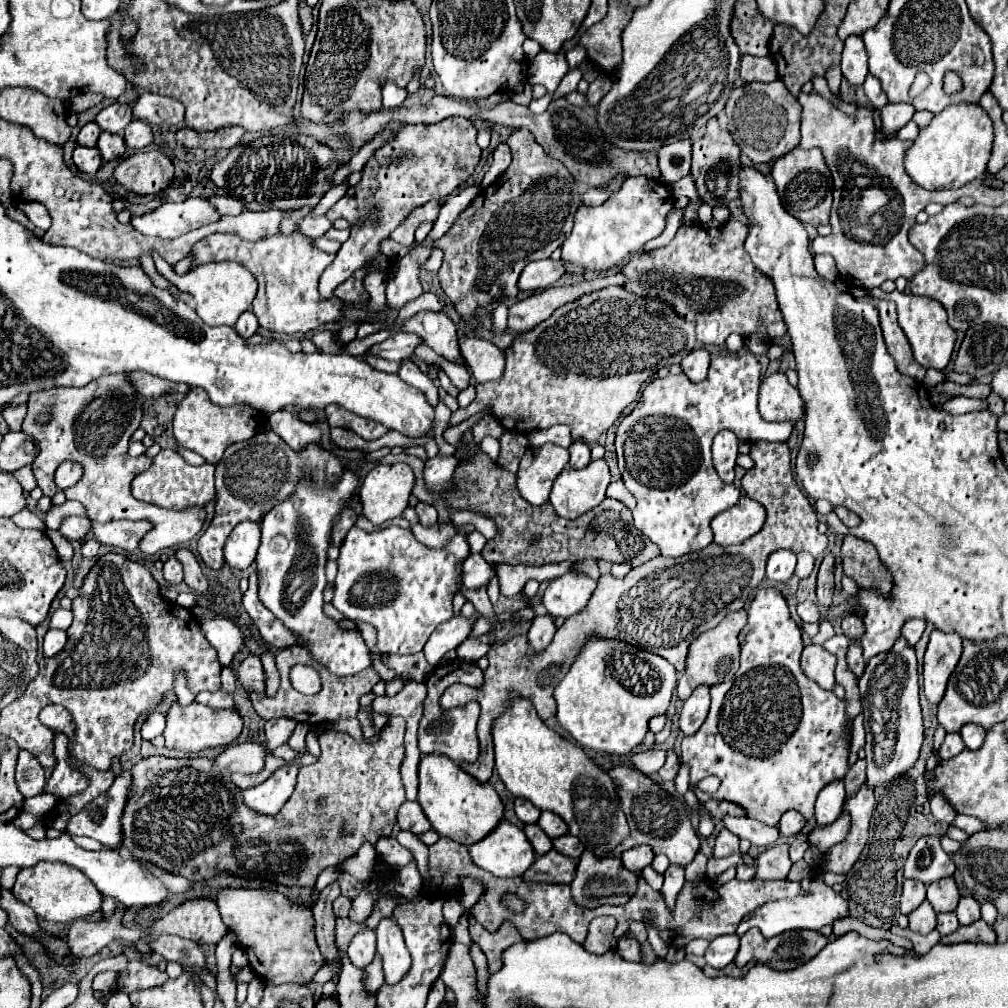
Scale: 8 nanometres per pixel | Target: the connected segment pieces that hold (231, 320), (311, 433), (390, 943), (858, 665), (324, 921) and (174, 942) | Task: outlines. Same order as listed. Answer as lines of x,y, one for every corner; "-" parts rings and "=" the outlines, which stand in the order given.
155,250
151,255
159,274
195,298
195,312
199,314
199,318
205,324
209,324
209,326
219,326
219,324
235,326
235,330
241,338
251,338
257,332
259,322
257,322
255,314
245,312
251,308
251,302
257,294
257,280
251,276
251,272
245,266
241,266
237,262
211,262
211,264
201,264
201,266
193,268
185,276
179,276
=
279,410
269,416
269,428
279,434
295,452
303,452
307,444
321,446
321,430
315,424
301,422
289,410
=
383,918
377,926
377,952
383,958
385,984
397,984
409,970
411,956
405,946
401,928
393,918
=
851,640
849,642
849,648
847,648
847,664
857,674
857,678
861,678
861,672
865,670
865,660
861,656
861,644
859,644
859,640
=
339,882
329,884
325,890
321,890
317,904
313,906
315,914
315,934
317,944
321,952
327,956
327,964
337,962
337,948
335,948
335,916
333,916
333,900
339,896
=
159,934
153,940
153,950
163,954
167,960
175,960
175,962
185,962
185,964
193,964
193,966
201,966
205,968
205,958
203,952
199,950
197,944
189,942
189,940
181,940
177,936
167,936
167,934

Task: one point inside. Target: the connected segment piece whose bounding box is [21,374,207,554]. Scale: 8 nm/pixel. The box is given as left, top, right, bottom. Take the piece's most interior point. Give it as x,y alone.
92,425

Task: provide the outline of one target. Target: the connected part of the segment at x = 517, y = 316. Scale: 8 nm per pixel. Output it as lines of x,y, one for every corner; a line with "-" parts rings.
617,272
617,274
599,276
593,280
583,280
573,286
557,286
557,288
547,288
547,290
535,292
533,296
523,298
509,308
509,322
507,322
509,330
513,336
529,332
539,322
547,320
559,306
565,306
589,292
597,292
607,286
621,286
623,280
625,278

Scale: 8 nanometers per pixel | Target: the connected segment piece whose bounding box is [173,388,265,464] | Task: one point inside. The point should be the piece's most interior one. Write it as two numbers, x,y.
200,425

